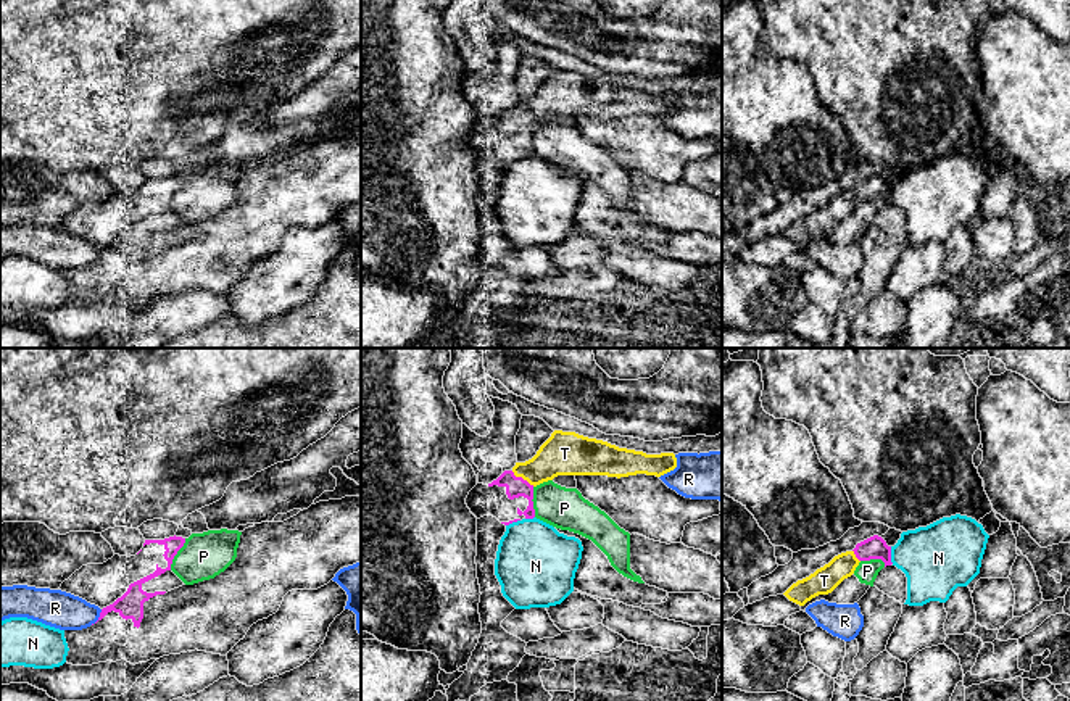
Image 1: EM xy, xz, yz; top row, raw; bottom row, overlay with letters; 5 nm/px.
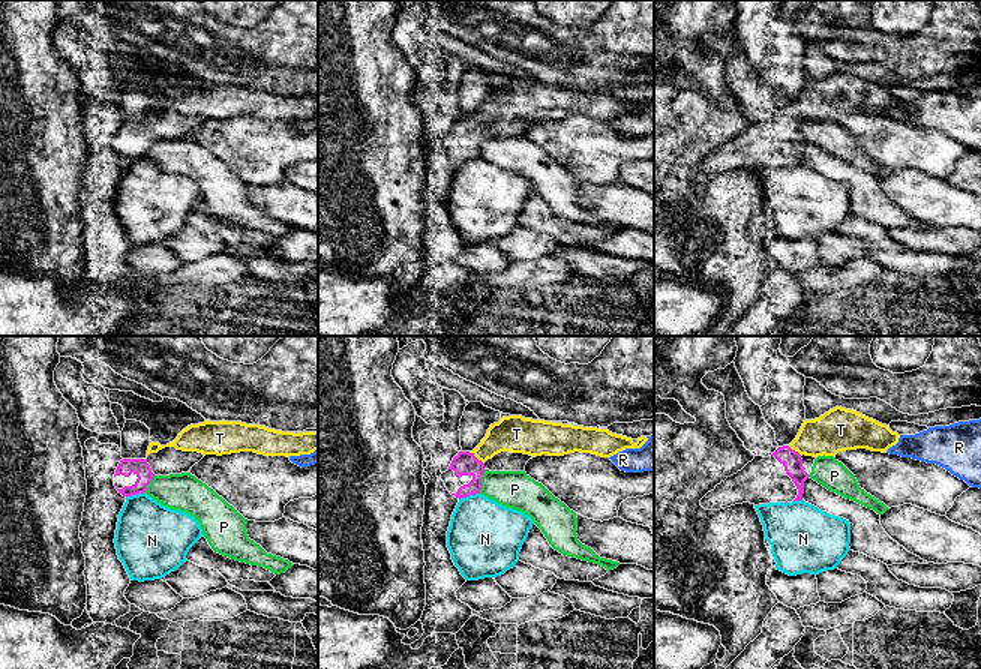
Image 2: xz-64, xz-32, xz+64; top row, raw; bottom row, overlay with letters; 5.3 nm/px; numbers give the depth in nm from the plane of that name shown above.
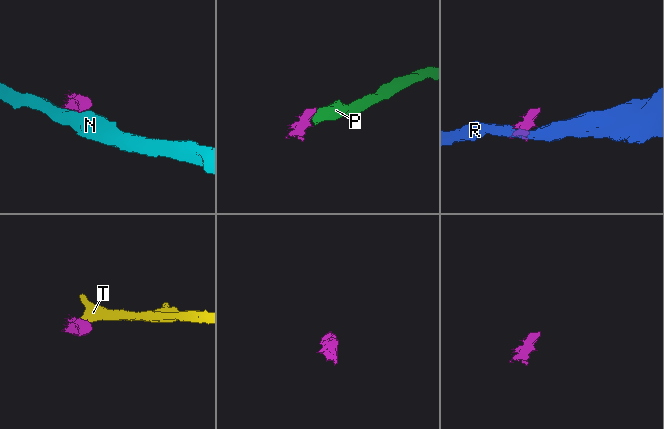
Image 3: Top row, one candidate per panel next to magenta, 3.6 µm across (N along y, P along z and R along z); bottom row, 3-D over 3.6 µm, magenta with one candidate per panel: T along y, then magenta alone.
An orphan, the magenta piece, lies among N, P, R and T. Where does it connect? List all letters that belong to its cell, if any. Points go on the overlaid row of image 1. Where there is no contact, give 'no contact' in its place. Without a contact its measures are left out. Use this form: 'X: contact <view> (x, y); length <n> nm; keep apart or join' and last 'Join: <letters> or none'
N: contact yz (890, 555); length 90 nm; keep apart
P: contact xy (176, 553); length 180 nm; keep apart
R: contact xy (99, 618); length 100 nm; keep apart
T: contact xz (521, 477); length 140 nm; join
Join: T

